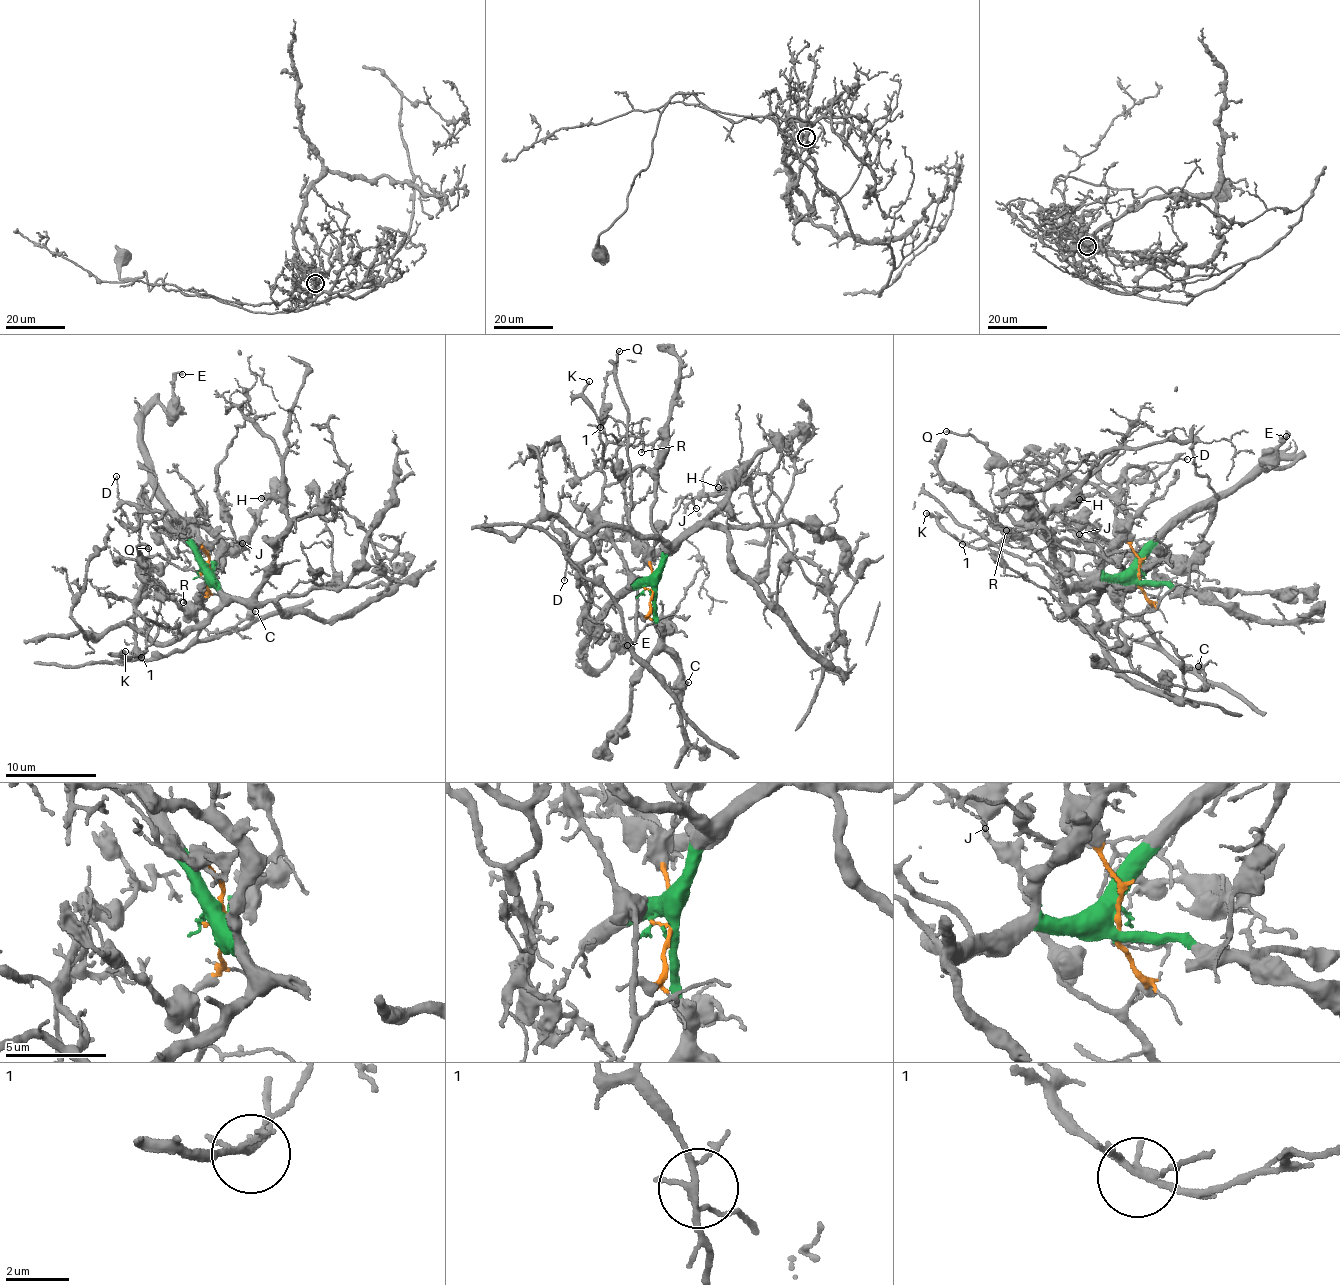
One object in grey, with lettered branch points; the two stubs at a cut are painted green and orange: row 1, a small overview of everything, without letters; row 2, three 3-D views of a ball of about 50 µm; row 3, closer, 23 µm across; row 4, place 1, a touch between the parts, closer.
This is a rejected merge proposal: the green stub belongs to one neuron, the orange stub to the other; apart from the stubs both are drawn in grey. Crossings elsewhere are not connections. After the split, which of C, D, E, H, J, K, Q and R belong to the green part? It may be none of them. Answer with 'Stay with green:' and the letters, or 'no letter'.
Stay with green: D, E, H

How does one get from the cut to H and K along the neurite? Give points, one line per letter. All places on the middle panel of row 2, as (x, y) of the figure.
H: (652, 587), (661, 575), (663, 557), (716, 511), (731, 481), (743, 465), (743, 475), (718, 488)
K: (652, 589), (642, 617), (600, 513), (605, 487), (617, 479), (583, 394), (588, 382)

